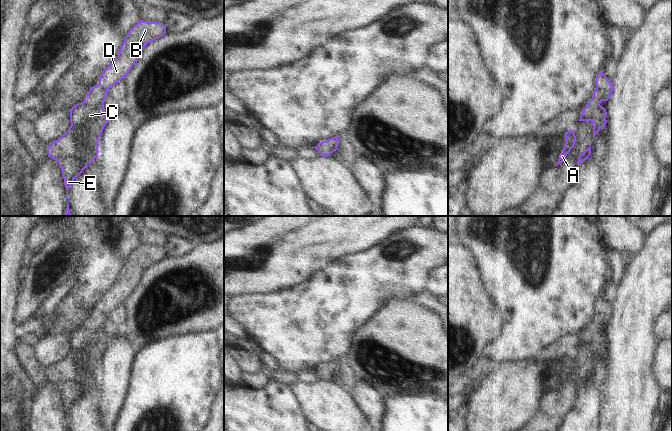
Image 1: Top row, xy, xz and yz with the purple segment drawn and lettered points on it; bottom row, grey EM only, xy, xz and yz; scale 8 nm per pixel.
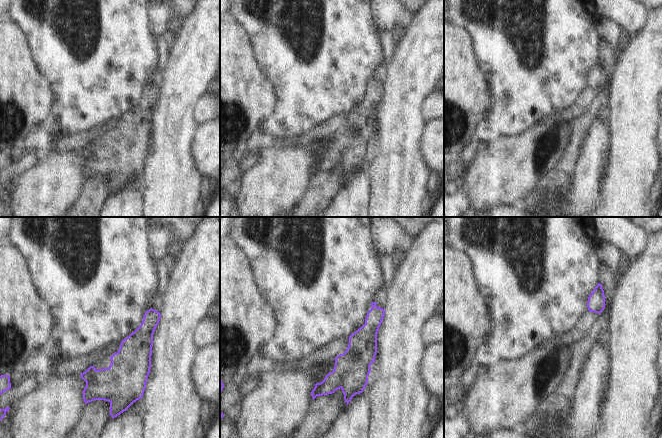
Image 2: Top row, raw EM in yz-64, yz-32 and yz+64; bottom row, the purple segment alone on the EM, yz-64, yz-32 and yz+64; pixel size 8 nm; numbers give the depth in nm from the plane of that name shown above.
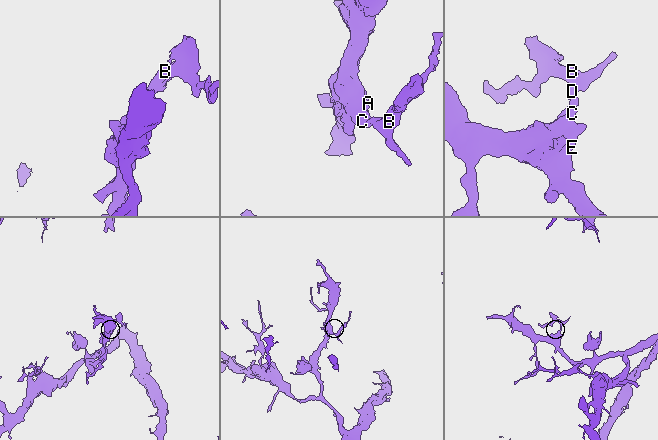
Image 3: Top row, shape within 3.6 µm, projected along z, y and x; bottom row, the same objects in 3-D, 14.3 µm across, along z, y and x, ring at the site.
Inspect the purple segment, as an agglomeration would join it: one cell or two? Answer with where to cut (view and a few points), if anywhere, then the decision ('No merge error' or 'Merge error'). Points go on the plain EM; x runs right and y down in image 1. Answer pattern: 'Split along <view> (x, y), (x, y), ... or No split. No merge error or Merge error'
No split. No merge error

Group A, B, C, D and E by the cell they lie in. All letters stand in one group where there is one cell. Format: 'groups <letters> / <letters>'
groups A B C D E

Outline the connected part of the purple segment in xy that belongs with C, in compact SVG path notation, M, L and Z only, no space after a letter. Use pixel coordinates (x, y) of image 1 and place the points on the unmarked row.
M140 244L129 254L118 280L100 299L99 308L90 312L83 326L69 333L71 347L69 353L47 372L48 381L56 384L61 392L67 416L74 403L83 396L89 387L93 386L95 381L98 381L98 365L108 346L104 334L104 325L108 320L107 314L128 298L148 267L160 262L165 257L166 251L163 247Z

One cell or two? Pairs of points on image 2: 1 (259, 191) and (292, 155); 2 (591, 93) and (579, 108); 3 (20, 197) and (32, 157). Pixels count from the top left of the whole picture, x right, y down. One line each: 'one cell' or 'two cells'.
1: one cell
2: one cell
3: two cells

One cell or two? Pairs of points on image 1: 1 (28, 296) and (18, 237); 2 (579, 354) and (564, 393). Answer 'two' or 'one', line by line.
1: two
2: one

